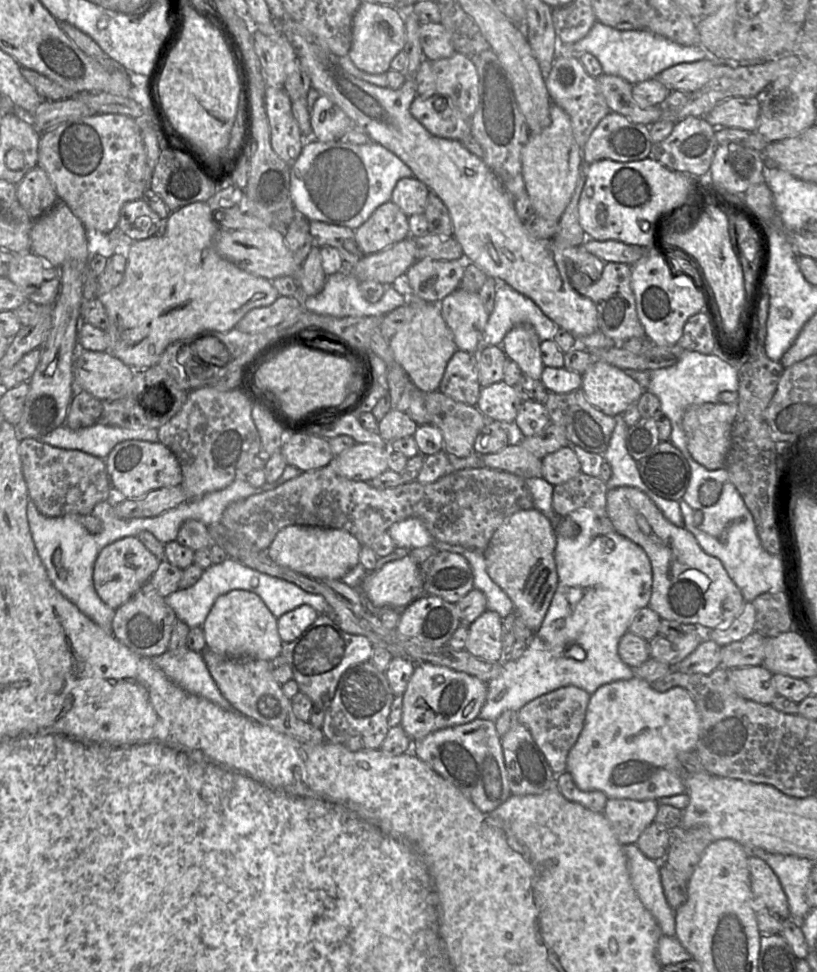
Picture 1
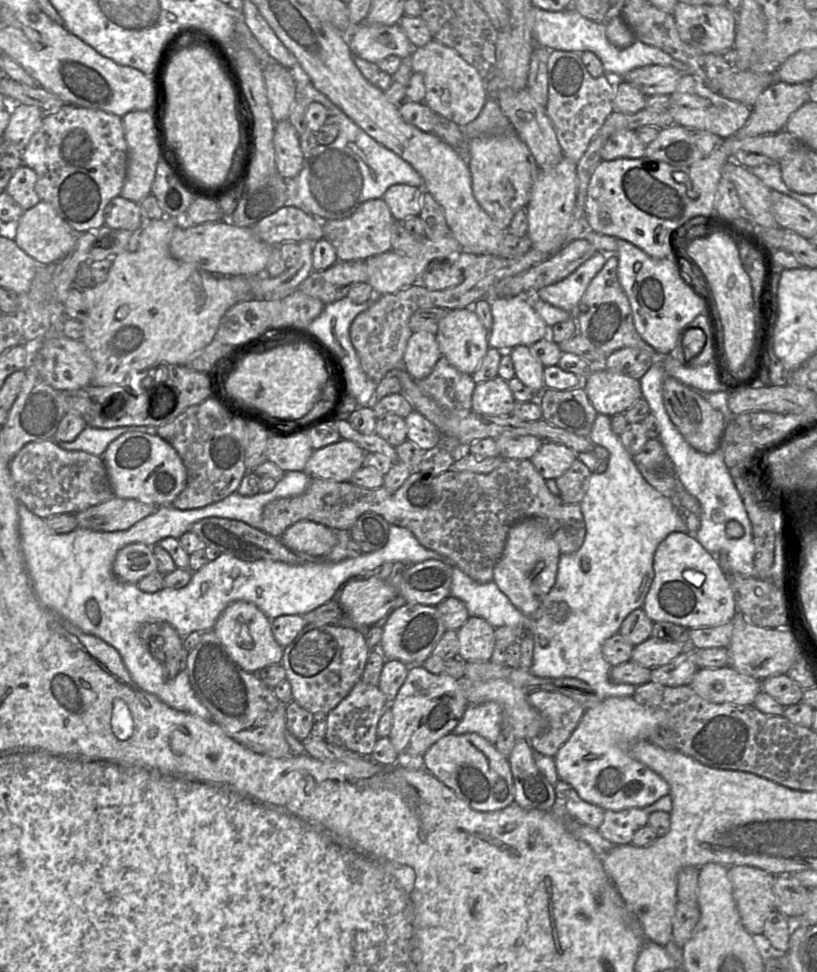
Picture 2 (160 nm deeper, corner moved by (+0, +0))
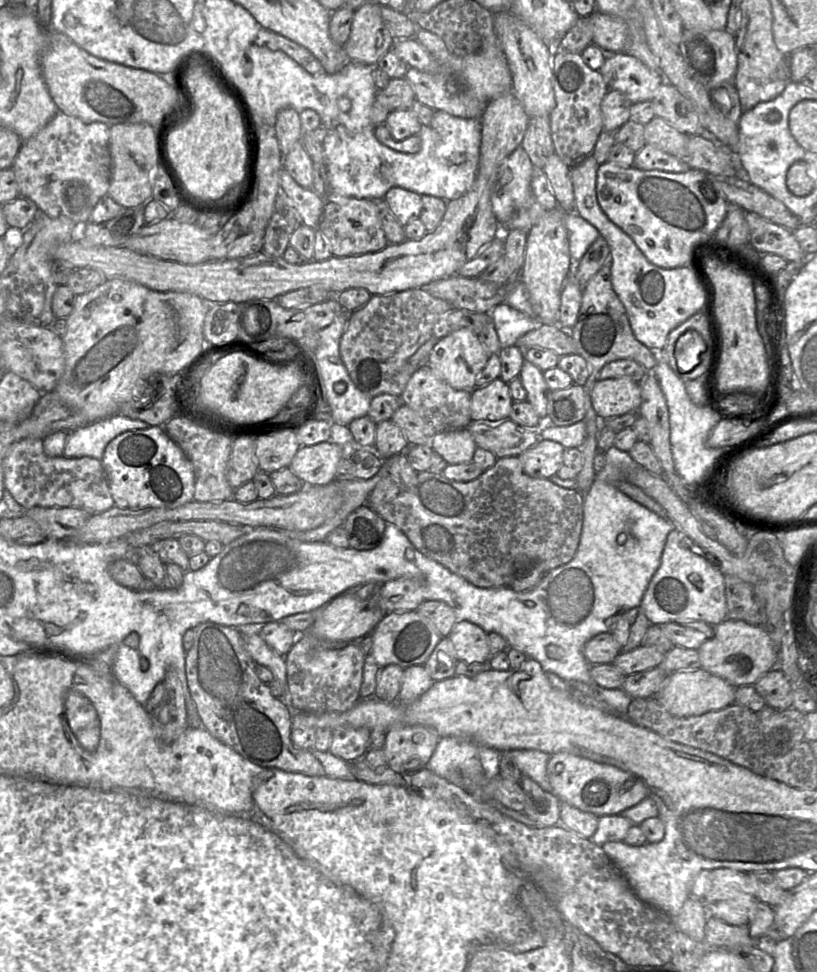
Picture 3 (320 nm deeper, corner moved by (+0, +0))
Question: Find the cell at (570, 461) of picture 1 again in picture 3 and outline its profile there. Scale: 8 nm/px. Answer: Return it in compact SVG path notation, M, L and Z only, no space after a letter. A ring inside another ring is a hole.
M540 438L536 444L521 453L518 458L527 475L549 479L561 468L565 449L558 442Z

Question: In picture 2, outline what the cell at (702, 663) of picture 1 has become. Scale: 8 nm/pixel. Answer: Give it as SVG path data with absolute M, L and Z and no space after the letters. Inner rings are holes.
M688 645L685 650L669 663L651 669L650 681L665 686L690 685L695 673L699 670L696 665L696 649Z

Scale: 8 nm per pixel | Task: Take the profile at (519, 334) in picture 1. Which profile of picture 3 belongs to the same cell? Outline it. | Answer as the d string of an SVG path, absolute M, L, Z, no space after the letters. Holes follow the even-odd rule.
M525 360L519 374L521 383L527 393L526 400L533 406L540 419L547 417L549 387L545 382L543 371L528 360Z

